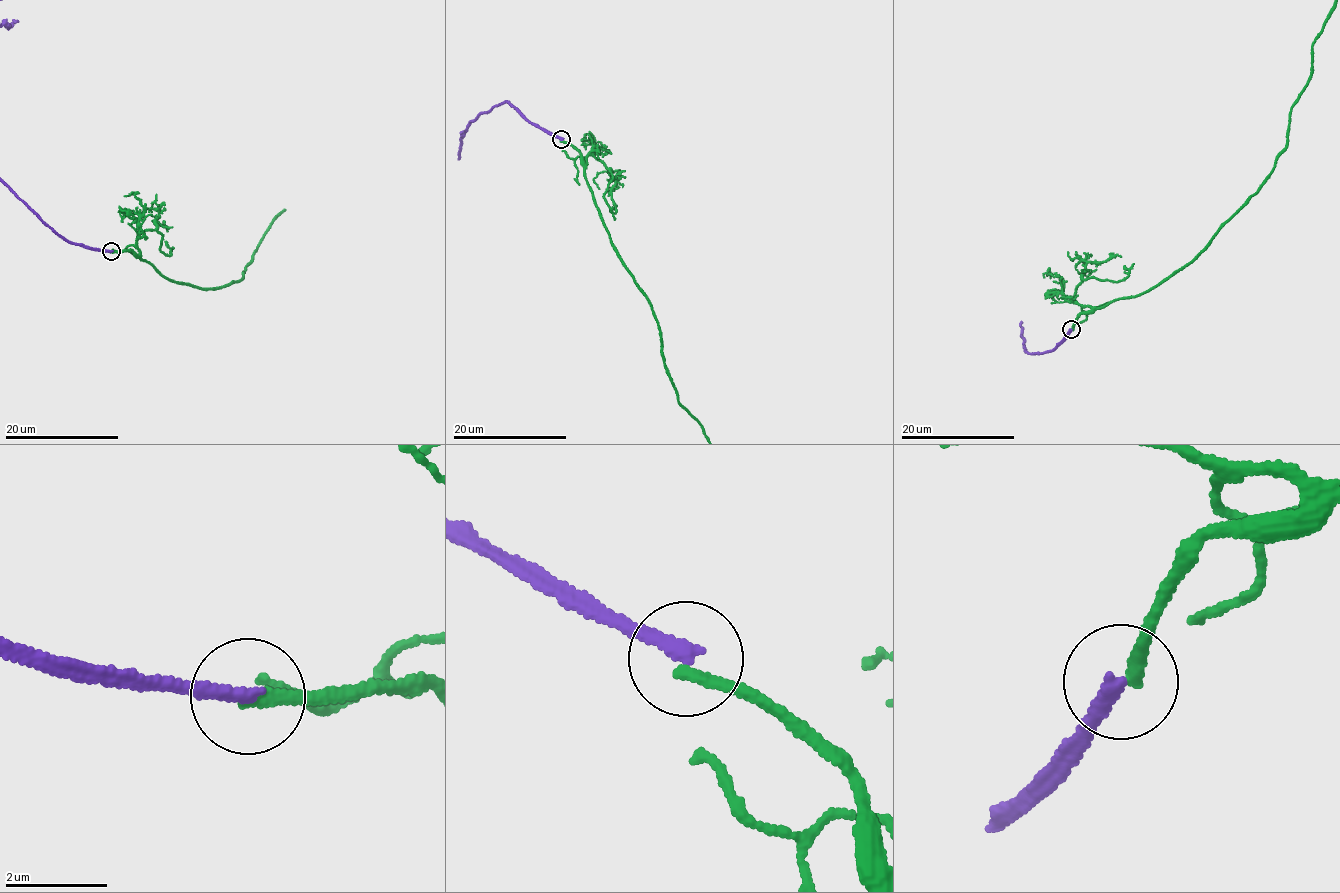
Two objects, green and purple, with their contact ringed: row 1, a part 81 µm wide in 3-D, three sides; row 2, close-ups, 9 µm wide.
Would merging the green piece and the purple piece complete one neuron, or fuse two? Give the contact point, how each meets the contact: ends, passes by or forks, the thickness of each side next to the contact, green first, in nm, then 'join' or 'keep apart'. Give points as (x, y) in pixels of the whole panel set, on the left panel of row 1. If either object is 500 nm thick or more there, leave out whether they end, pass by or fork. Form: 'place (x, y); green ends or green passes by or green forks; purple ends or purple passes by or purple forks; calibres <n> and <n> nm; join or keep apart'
place (111, 251); green ends; purple ends; calibres 240 and 260 nm; keep apart

